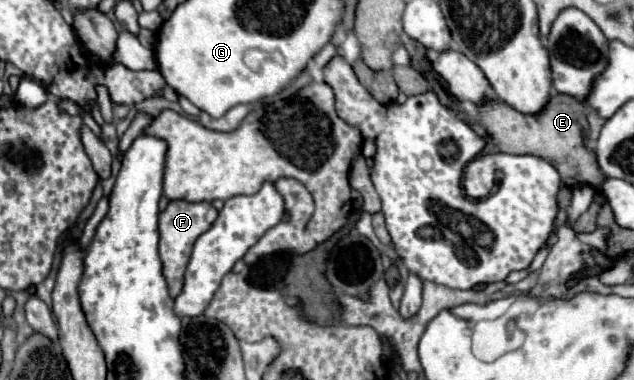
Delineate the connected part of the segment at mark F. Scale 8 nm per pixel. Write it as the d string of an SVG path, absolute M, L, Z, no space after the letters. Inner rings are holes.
M171 200L163 212L159 212L159 256L163 262L163 276L169 286L171 298L177 298L183 288L183 274L187 262L191 258L191 250L195 240L209 230L215 222L217 210L211 202L187 202L187 200Z

